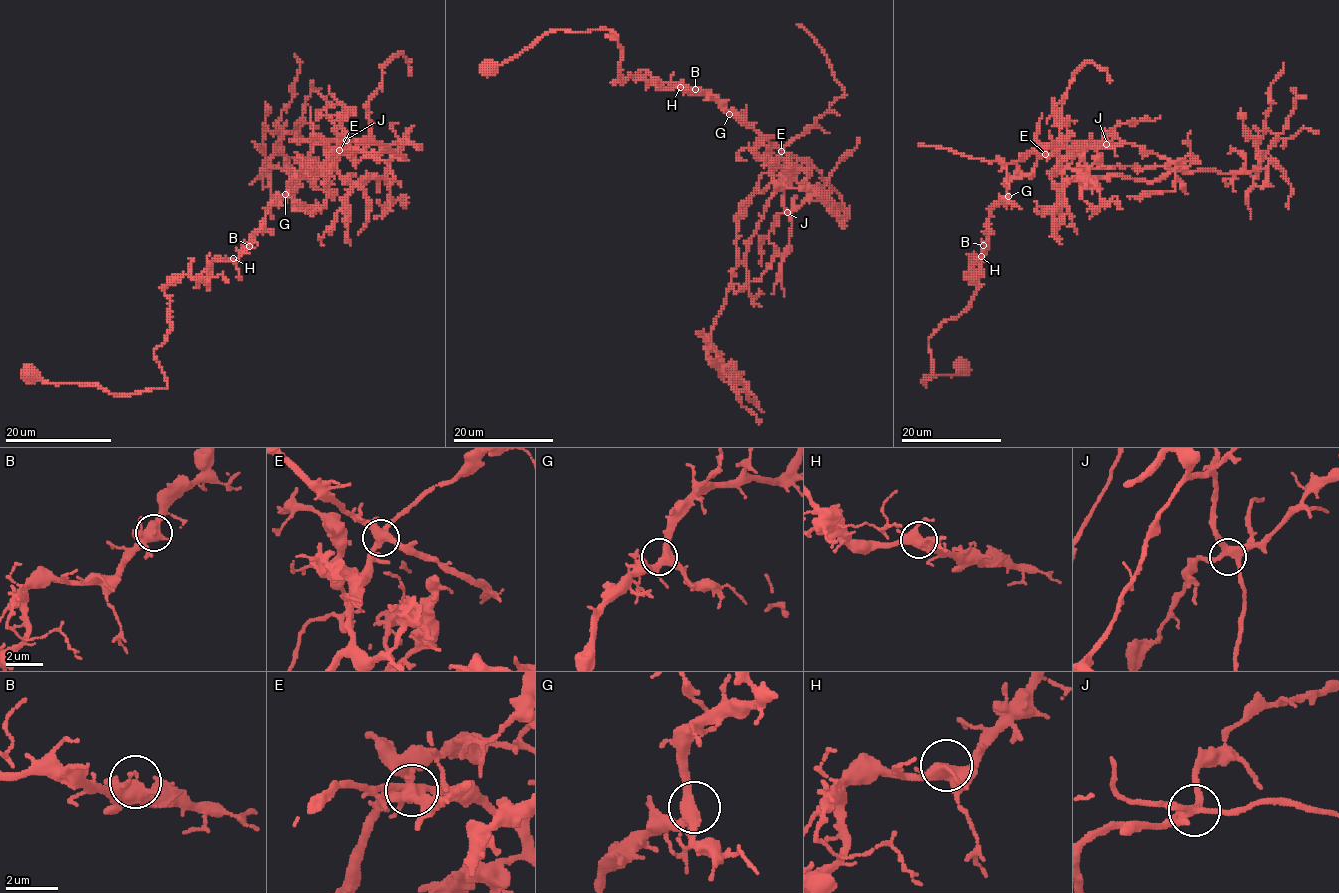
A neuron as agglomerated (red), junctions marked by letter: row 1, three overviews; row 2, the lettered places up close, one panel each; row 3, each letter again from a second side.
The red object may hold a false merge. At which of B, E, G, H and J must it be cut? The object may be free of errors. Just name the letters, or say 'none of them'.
E

